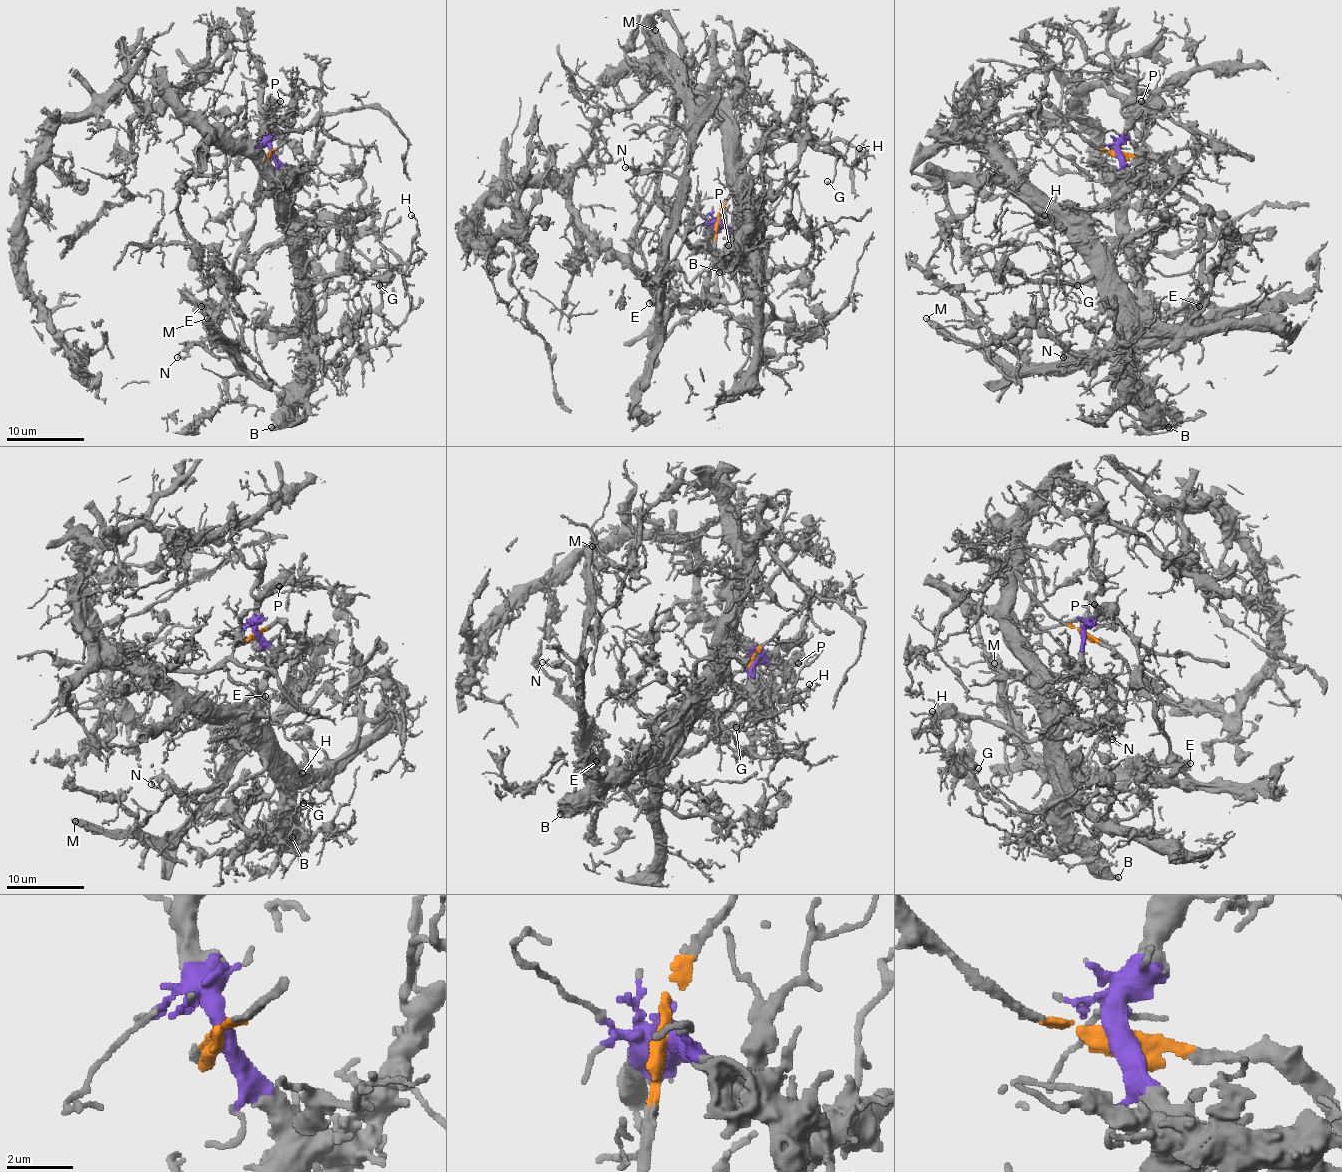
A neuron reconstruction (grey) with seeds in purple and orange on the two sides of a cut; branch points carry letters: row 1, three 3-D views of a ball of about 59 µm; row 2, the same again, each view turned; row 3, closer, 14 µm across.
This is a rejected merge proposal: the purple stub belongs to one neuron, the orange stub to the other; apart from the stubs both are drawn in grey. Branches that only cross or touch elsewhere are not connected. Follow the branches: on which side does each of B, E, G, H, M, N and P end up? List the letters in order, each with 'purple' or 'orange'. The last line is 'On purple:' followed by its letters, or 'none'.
B: purple
E: orange
G: purple
H: purple
M: orange
N: orange
P: purple
On purple: B, G, H, P

